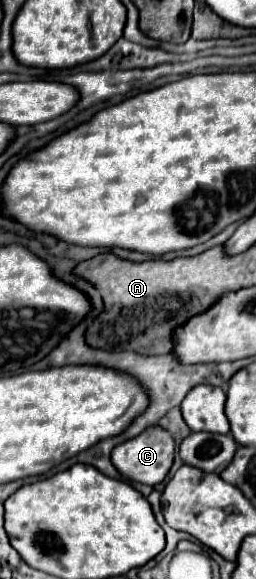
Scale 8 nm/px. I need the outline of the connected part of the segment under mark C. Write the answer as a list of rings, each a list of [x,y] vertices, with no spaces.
[[[153,426],[153,428],[147,428],[145,432],[141,432],[141,436],[135,436],[133,440],[125,440],[123,444],[117,444],[111,452],[111,462],[129,480],[155,486],[165,480],[165,476],[173,464],[173,454],[175,454],[173,436],[165,428]]]

